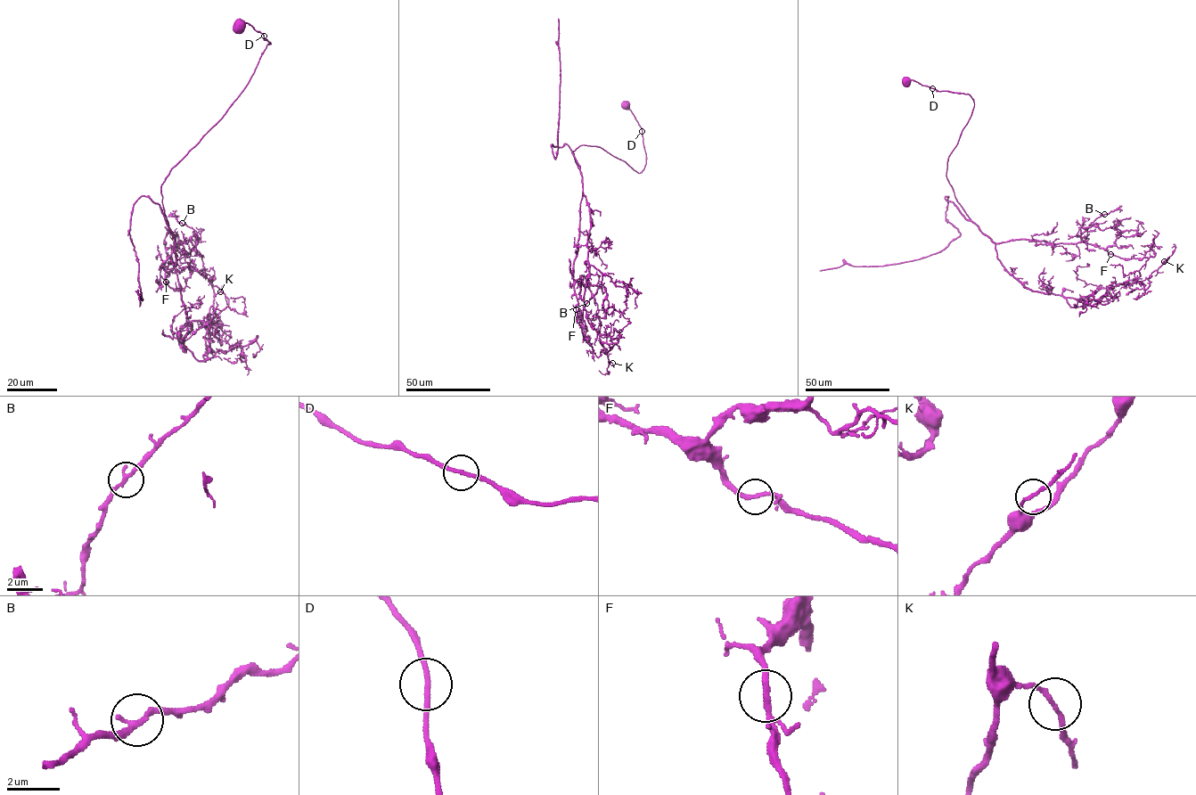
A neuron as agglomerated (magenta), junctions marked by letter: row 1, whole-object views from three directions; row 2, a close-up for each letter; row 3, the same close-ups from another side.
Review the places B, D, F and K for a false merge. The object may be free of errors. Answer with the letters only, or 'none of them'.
none of them

